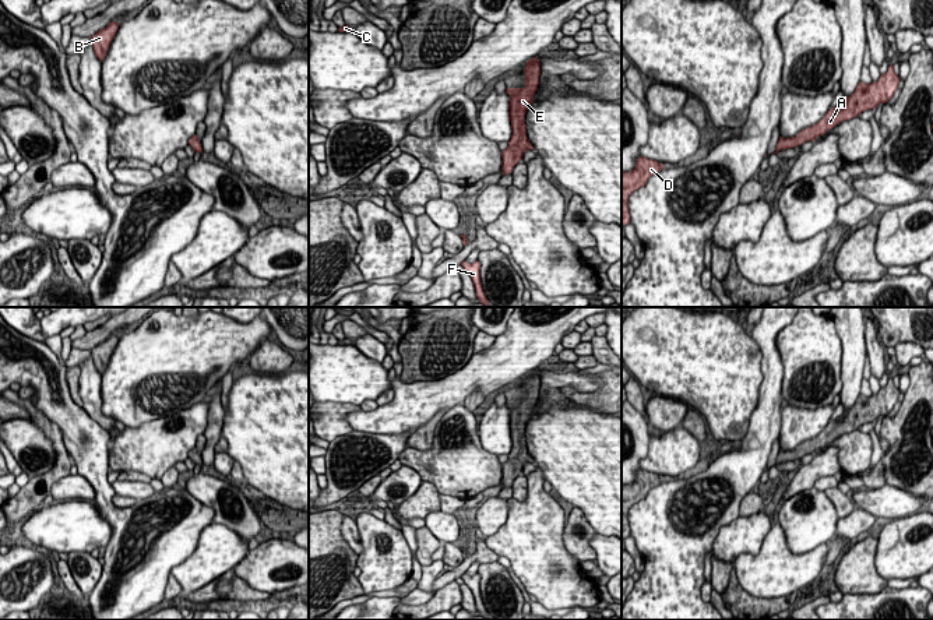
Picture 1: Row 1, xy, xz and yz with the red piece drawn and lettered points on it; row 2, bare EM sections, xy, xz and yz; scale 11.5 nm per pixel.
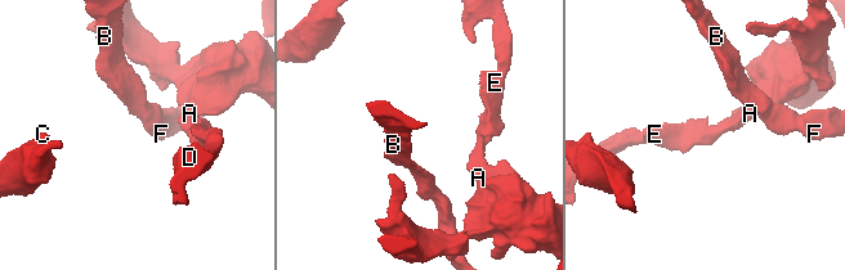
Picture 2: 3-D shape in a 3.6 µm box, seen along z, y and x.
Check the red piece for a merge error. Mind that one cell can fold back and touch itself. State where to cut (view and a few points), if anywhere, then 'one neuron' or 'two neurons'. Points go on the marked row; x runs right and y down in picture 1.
cut none; one neuron

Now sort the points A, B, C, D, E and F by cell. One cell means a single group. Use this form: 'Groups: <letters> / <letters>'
Groups: A B C D E F

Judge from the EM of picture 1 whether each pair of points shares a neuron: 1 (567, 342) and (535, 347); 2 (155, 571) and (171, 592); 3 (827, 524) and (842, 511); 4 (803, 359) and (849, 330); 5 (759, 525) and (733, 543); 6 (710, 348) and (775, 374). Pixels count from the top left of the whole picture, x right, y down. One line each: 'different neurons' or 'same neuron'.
1: different neurons
2: different neurons
3: different neurons
4: different neurons
5: same neuron
6: different neurons

